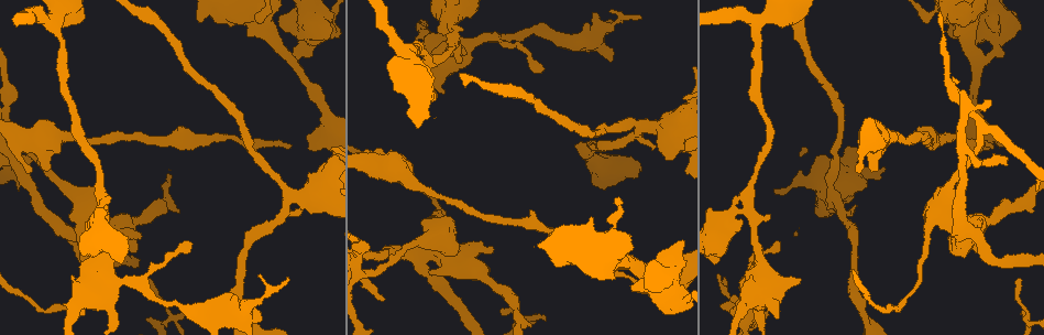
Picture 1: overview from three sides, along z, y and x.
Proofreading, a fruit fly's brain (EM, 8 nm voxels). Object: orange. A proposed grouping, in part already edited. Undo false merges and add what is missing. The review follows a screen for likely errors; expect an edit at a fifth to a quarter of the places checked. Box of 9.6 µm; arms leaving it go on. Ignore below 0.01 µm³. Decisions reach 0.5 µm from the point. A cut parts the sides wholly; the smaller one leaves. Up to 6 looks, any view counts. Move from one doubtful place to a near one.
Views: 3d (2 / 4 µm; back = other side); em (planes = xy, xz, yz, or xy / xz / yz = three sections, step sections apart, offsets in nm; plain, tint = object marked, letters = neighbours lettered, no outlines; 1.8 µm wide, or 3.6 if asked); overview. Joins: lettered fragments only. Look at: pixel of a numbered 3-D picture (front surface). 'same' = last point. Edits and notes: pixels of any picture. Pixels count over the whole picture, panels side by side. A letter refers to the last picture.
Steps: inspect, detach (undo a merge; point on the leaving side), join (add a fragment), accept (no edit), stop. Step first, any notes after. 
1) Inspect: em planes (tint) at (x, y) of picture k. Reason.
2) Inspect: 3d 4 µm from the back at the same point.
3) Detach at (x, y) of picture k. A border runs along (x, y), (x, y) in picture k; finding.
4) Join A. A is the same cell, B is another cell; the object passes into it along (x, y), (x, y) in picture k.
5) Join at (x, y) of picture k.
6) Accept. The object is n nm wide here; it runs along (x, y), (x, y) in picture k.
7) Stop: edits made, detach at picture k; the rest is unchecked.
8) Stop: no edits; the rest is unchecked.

Inspect: 3d 4 µm at (299, 34) of picture 1. Sharp bend.

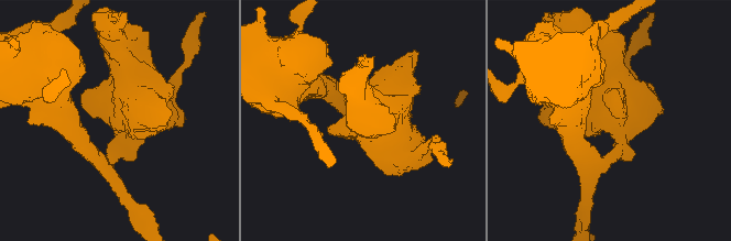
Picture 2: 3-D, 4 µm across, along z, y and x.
Inspect: em xy step 8 (tint) at (118, 117) of picture 2.

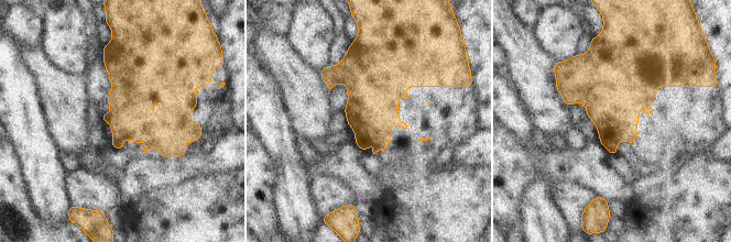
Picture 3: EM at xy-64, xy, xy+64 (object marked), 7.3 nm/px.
Inspect: em planes (letters) at the same point. Another direction.

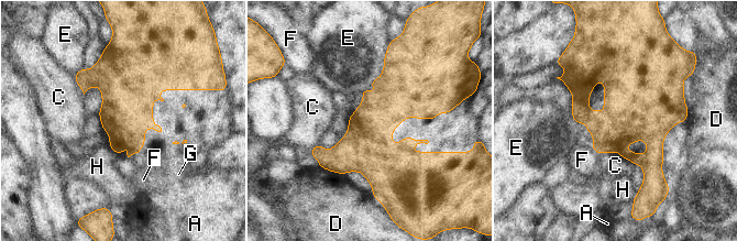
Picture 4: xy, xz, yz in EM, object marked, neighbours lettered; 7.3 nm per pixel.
Accept. A, C, D, E, F, G and H are other cells; continuous, no second neuron.

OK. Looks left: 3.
Inspect: 3d 2 µm from the back at (326, 114) of picture 1. Abrupt turn.

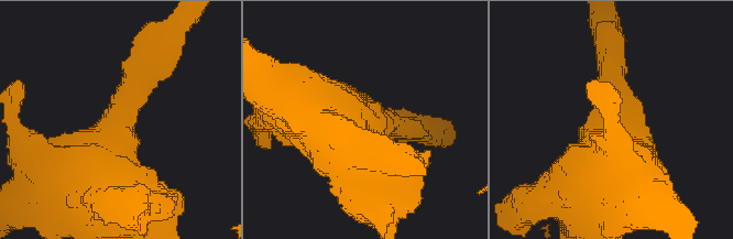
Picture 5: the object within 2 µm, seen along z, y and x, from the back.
Inspect: em planes (tint) at (120, 127) of picture 5. 3 arms meet here; the arms are 220, 480, 550 nm wide; need the tissue.

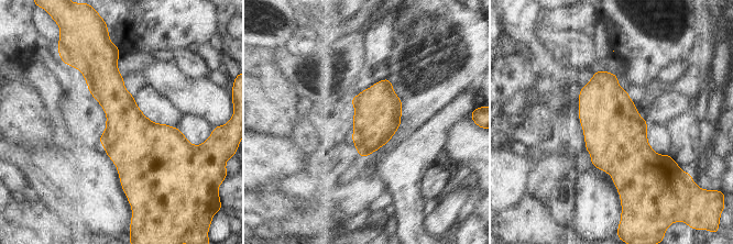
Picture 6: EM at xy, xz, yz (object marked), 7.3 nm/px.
Inspect: em planes (letters) at the same point.

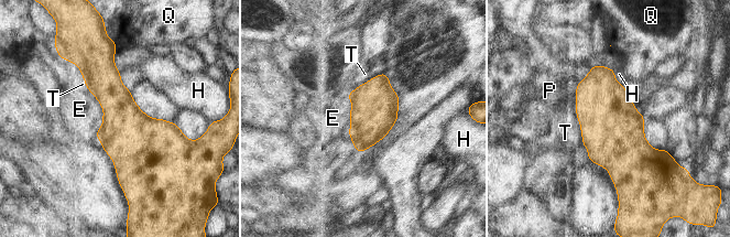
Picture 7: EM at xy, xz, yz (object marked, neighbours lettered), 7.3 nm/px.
Accept. The object is 340 nm wide here; E, H, P, Q and T are other cells; a border runs along (85, 86), (102, 109), (96, 132) in picture 7; one neuron here.

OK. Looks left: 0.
Stop: no edits; the rest is unchecked.

